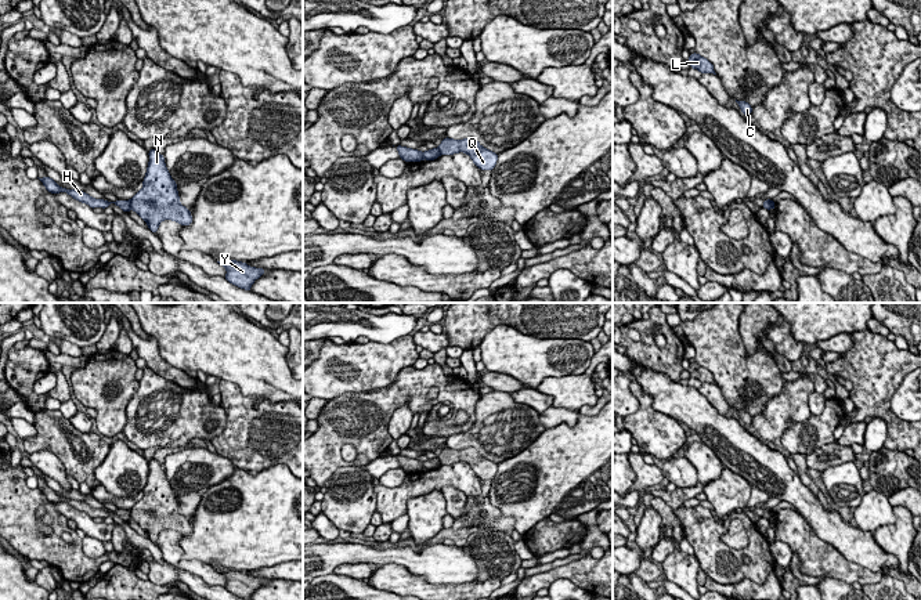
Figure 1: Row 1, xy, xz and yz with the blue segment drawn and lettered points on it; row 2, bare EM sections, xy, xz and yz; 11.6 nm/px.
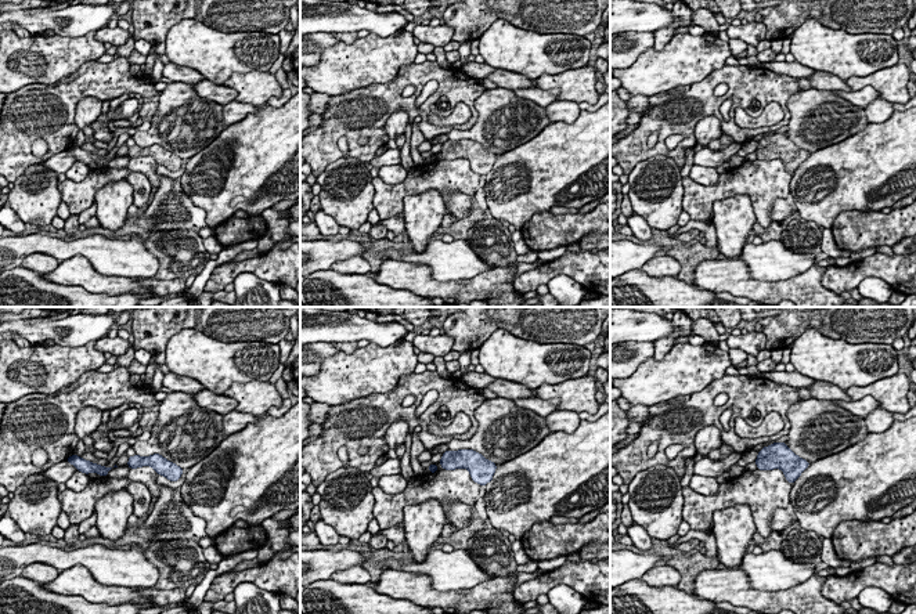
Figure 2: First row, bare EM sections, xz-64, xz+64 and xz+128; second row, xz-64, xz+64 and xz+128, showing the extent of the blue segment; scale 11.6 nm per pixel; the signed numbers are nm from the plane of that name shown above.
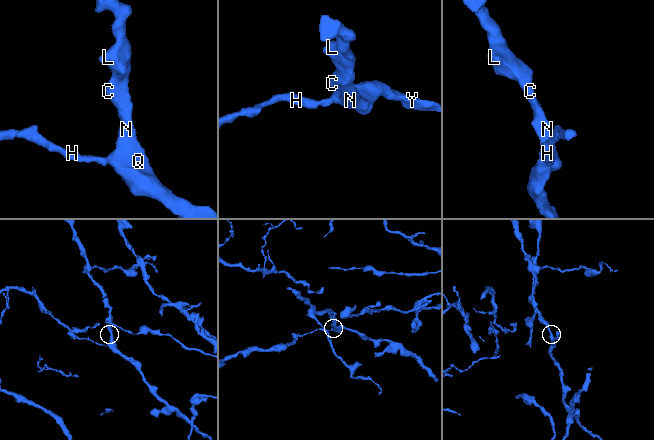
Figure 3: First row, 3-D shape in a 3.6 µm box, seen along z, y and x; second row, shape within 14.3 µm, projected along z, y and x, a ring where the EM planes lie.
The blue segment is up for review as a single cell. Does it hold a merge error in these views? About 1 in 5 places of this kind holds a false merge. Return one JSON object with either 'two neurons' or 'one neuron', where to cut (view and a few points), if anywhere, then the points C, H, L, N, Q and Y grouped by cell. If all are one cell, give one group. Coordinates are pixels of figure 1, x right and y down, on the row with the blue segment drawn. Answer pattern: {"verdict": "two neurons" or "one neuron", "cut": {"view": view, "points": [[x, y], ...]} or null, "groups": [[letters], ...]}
{"verdict": "two neurons", "cut": {"view": "xy", "points": [[129, 201], [130, 208]]}, "groups": [["C", "L", "N", "Q", "Y"], ["H"]]}

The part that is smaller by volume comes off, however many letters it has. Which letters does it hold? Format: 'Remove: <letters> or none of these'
Remove: H

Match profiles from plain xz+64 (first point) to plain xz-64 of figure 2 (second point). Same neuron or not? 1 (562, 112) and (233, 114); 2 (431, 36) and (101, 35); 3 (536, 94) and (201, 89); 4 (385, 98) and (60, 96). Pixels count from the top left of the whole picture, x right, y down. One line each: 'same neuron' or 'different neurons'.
1: same neuron
2: same neuron
3: same neuron
4: same neuron

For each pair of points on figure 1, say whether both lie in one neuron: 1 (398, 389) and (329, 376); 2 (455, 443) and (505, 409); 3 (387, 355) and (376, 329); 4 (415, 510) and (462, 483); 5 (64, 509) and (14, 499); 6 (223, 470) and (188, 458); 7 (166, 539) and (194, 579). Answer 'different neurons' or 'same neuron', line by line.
1: different neurons
2: same neuron
3: different neurons
4: different neurons
5: different neurons
6: same neuron
7: different neurons

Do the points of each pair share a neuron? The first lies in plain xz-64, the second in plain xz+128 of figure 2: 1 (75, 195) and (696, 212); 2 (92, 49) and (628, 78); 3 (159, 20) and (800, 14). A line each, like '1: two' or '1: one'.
1: one
2: one
3: one

